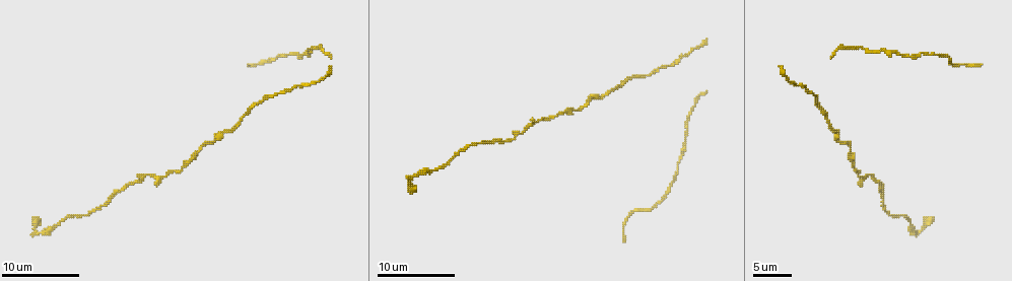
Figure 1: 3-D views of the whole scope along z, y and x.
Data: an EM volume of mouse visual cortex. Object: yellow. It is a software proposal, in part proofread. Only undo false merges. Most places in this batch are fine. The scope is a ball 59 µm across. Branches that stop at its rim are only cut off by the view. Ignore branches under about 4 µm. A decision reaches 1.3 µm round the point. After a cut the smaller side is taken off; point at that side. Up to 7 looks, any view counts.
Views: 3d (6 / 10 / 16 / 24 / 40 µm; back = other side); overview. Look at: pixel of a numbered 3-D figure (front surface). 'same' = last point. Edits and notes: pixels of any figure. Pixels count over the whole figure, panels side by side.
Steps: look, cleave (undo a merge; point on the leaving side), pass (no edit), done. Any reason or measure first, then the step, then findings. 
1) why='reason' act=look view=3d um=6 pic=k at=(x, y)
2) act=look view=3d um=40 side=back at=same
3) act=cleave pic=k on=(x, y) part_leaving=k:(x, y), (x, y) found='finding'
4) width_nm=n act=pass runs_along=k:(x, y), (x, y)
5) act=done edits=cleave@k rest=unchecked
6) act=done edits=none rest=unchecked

why='narrows sharply' act=look view=3d um=16 pic=1 at=(292, 88)

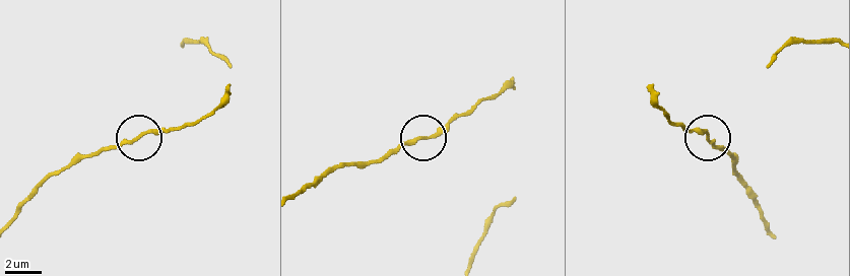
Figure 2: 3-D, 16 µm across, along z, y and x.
act=pass runs_along=2:(736, 176), (734, 161), (706, 132), (678, 126) found='continuous, no second neuron'

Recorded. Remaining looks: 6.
why='thick turns thin' act=look view=3d um=16 pic=1 at=(99, 207)

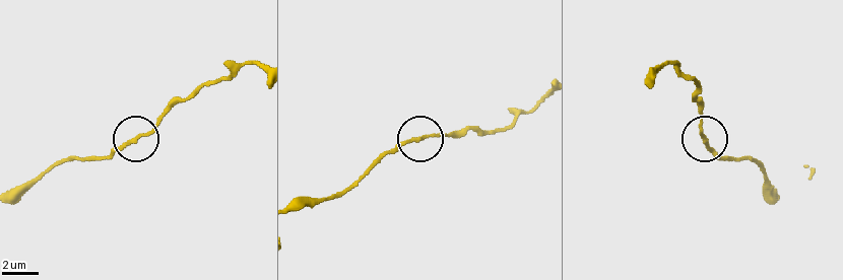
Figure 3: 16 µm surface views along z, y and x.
act=pass runs_along=3:(260, 67), (247, 64), (197, 86), (142, 135), (93, 160) found='one neuron here'

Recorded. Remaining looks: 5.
why='narrows sharply' act=look view=3d um=10 pic=1 at=(147, 173)

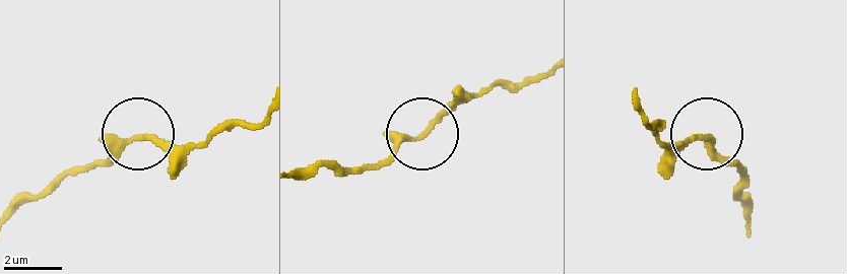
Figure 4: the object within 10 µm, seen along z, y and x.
act=pass found='one neuron here'

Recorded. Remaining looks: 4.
act=done edits=none rest=unchecked

